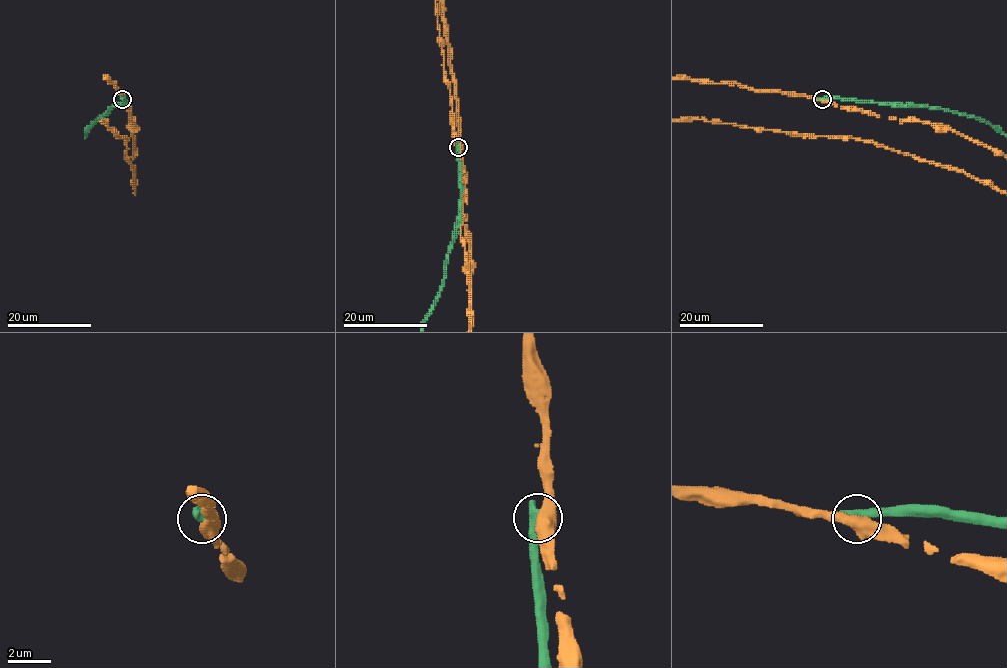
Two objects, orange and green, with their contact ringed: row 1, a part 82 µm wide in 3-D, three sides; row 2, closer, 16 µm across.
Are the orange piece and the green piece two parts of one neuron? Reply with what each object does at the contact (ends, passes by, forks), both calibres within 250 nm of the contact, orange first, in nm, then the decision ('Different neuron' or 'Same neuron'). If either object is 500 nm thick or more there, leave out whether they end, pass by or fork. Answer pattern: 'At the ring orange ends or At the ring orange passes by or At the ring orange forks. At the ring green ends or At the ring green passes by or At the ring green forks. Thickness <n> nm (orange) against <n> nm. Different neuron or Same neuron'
Thickness 550 nm (orange) against 500 nm. Different neuron

